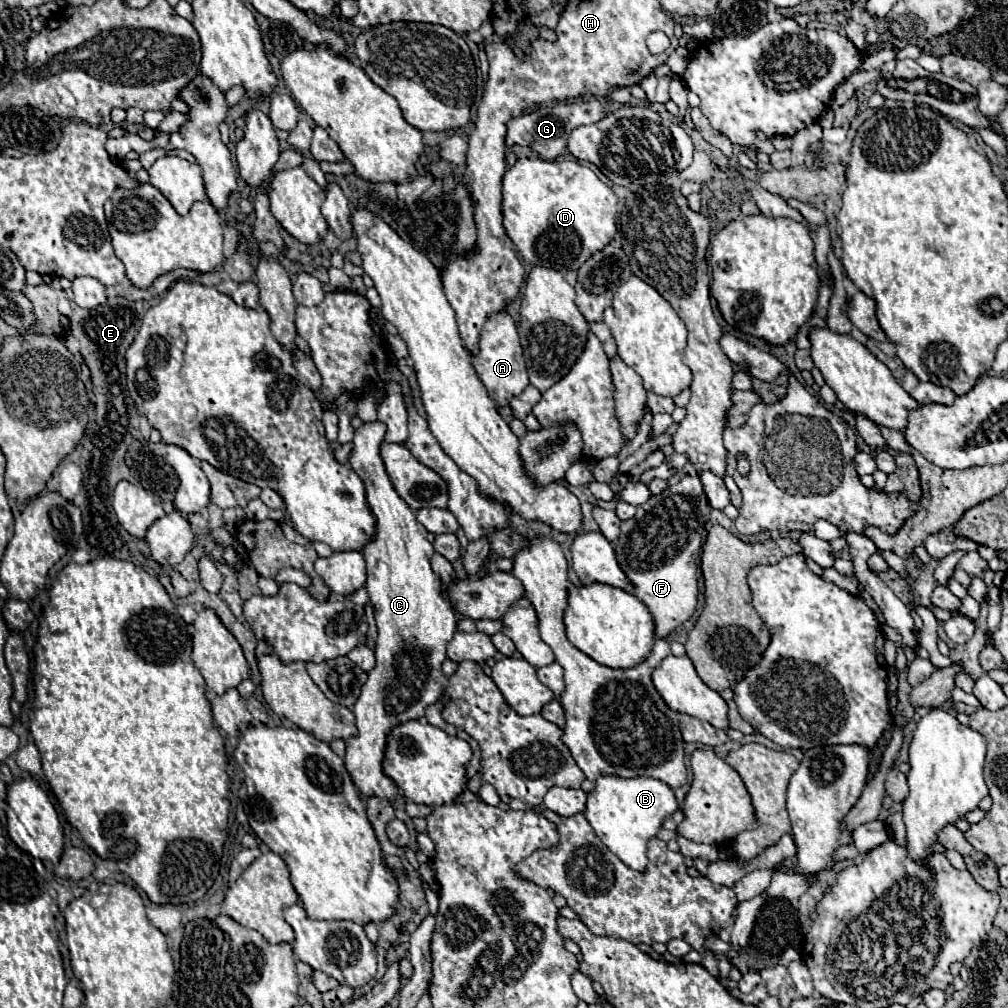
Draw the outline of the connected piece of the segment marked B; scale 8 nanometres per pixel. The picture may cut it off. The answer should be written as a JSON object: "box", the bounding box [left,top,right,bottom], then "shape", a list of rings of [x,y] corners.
{"box":[585,775,677,871],"shape":[[[599,775],[599,779],[595,781],[595,789],[587,793],[585,817],[611,853],[615,853],[627,867],[643,871],[647,865],[647,841],[659,833],[663,819],[675,811],[677,801],[673,789],[667,787],[667,783],[663,781],[651,777],[623,779],[617,775]]]}

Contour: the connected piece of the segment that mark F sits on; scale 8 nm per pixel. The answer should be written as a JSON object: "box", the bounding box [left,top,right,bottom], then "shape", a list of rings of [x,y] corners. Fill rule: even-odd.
{"box":[615,475,709,639],"shape":[[[687,475],[679,483],[671,485],[659,495],[651,495],[647,503],[639,505],[637,515],[621,523],[621,535],[615,543],[615,555],[619,567],[627,575],[629,583],[635,587],[635,595],[647,605],[655,619],[655,637],[667,639],[681,623],[685,623],[699,601],[699,583],[697,583],[697,565],[695,557],[703,545],[705,523],[709,521],[709,503],[703,493],[701,481],[697,475]]]}

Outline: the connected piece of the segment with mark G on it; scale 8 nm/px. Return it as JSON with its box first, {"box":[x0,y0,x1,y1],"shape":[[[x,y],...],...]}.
{"box":[505,99,607,159],"shape":[[[597,99],[569,101],[569,103],[545,103],[545,105],[537,107],[535,111],[529,111],[521,117],[515,117],[515,119],[511,119],[511,123],[507,123],[505,153],[509,153],[513,145],[529,145],[533,151],[543,155],[543,159],[557,159],[565,151],[567,137],[575,127],[597,123],[605,115],[607,113]]]}

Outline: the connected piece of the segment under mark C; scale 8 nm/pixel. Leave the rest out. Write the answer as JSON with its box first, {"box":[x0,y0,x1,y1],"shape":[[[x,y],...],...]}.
{"box":[345,421,457,803],"shape":[[[381,421],[363,423],[355,431],[355,449],[349,457],[351,469],[365,483],[367,505],[377,521],[371,545],[363,547],[363,557],[367,561],[365,589],[377,623],[377,641],[373,649],[377,665],[369,673],[363,693],[353,707],[359,735],[347,741],[345,767],[361,795],[393,803],[399,791],[381,771],[385,737],[397,723],[423,717],[425,707],[439,699],[447,683],[441,663],[447,657],[445,647],[455,635],[457,617],[449,601],[441,597],[441,579],[429,565],[435,551],[427,541],[427,531],[415,521],[415,513],[395,493],[389,475],[385,473],[385,465],[379,455],[383,437],[385,425]]]}

